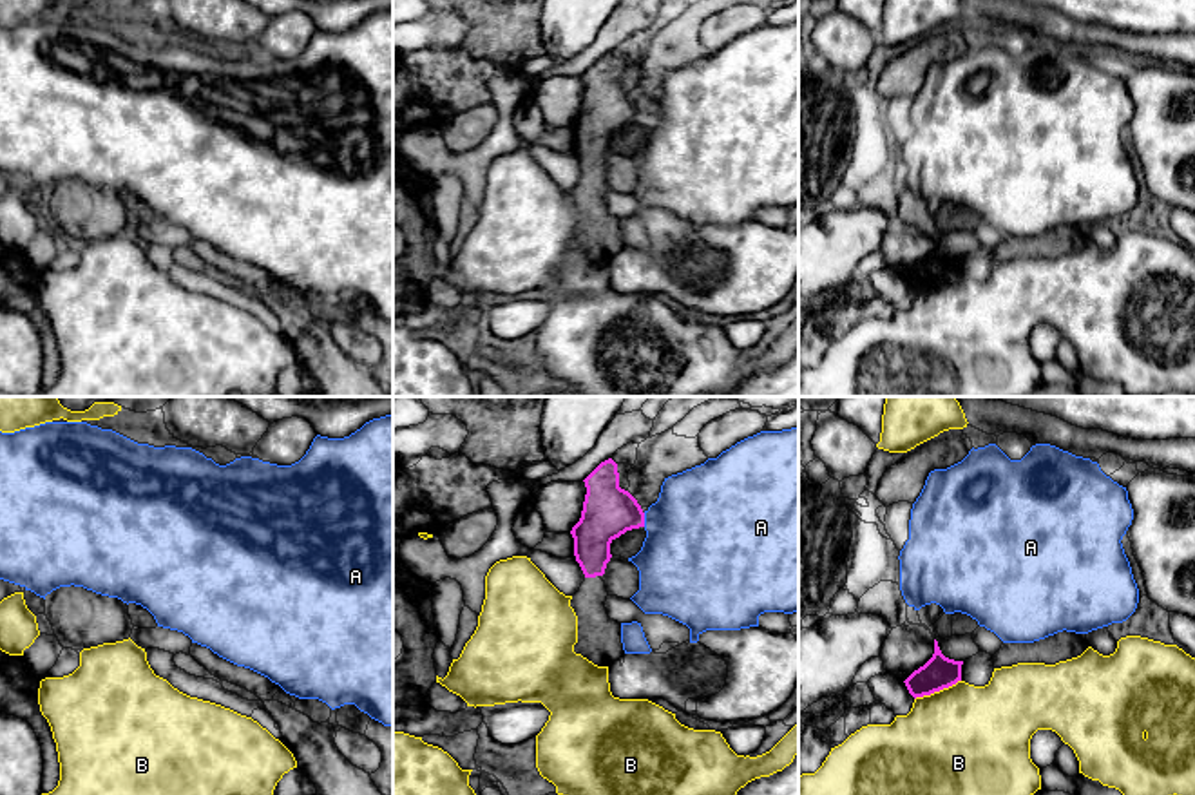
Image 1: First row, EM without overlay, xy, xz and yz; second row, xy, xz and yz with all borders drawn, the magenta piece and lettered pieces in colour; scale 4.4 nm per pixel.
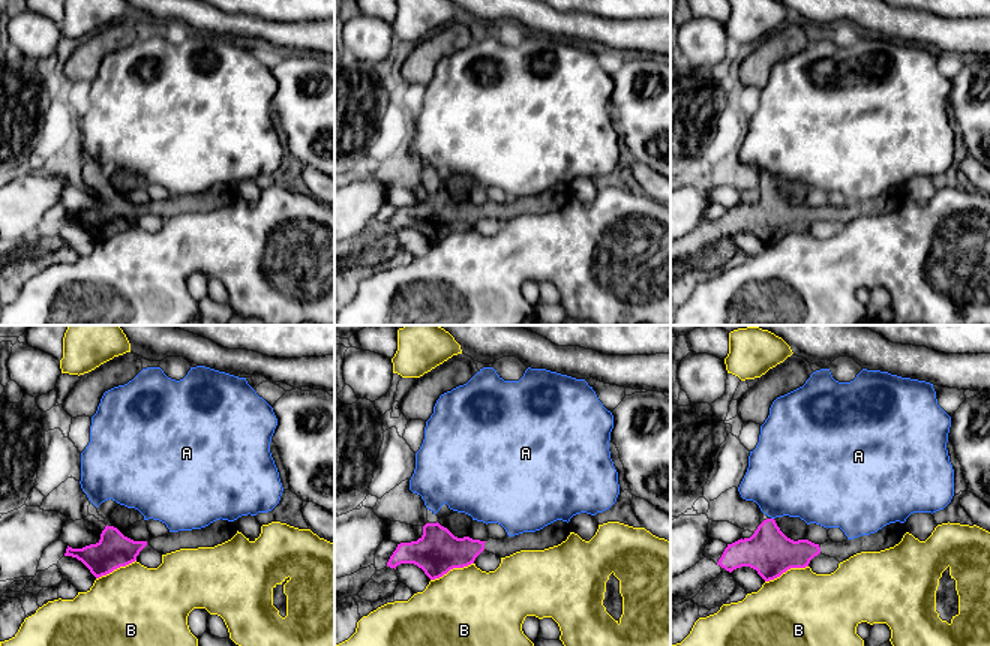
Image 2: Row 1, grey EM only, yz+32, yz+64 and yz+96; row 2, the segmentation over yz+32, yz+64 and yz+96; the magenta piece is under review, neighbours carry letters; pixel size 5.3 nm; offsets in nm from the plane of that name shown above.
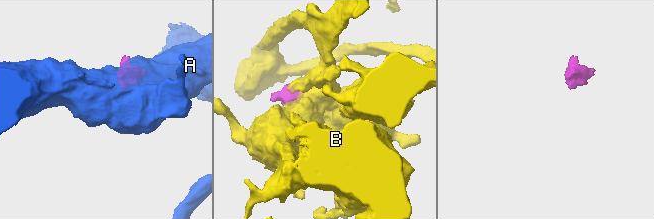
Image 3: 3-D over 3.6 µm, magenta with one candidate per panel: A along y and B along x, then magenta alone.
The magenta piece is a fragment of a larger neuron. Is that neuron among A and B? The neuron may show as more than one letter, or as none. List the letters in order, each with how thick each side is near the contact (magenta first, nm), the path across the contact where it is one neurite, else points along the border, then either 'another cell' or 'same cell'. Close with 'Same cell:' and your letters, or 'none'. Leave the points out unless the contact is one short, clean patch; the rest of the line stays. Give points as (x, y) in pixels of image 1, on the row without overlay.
A: 240/460 nm | along xz (643, 107), (645, 120) | another cell
B: 150/500 nm | another cell
Same cell: none

